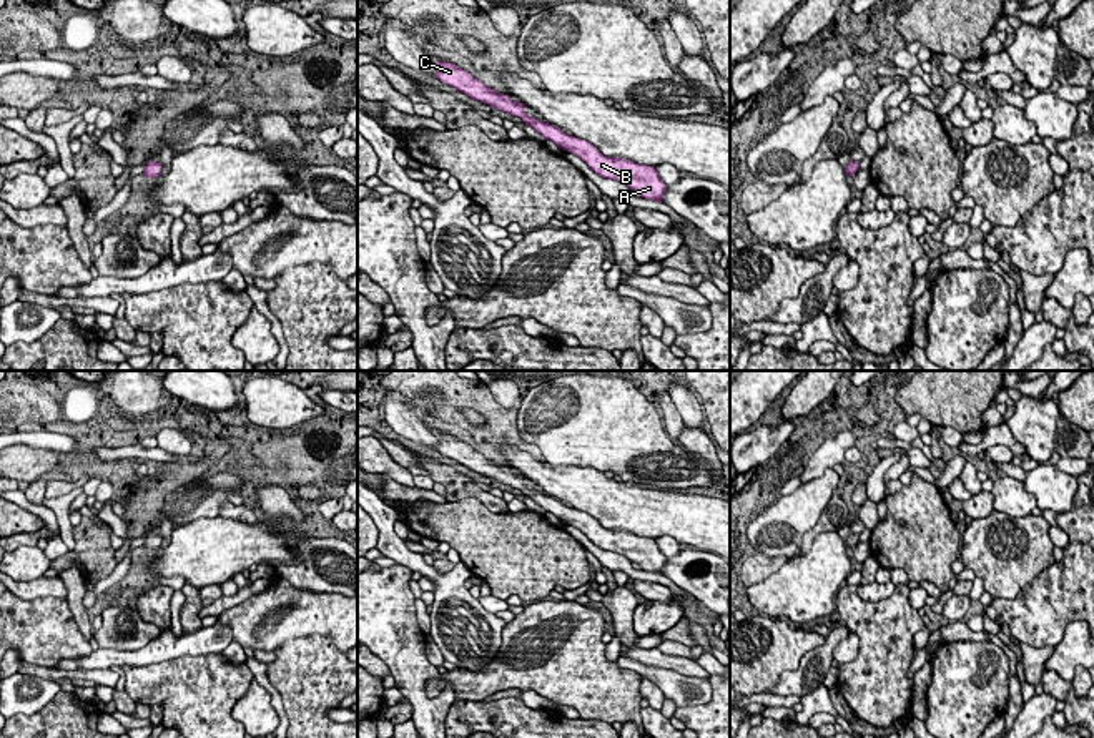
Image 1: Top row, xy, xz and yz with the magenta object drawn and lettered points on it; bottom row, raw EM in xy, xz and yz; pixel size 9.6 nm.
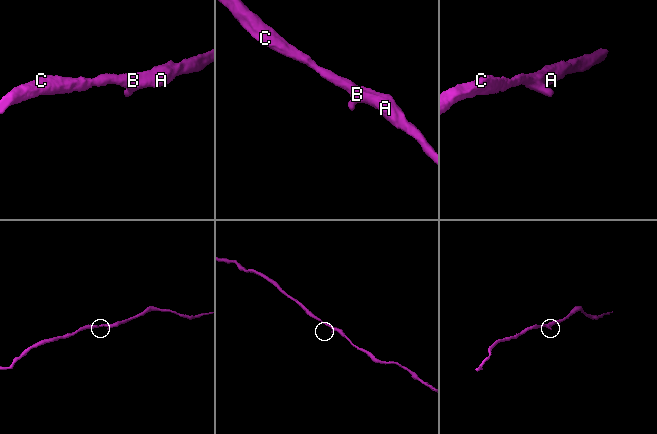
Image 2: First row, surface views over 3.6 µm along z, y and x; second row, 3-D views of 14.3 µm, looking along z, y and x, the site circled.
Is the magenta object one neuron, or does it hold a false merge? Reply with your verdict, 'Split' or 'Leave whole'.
Leave whole

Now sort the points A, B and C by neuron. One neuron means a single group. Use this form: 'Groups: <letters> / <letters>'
Groups: A B C

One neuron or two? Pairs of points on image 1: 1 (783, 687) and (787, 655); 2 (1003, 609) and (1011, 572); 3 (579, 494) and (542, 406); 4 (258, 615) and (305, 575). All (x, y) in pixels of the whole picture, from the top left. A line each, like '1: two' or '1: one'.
1: two
2: two
3: two
4: two

